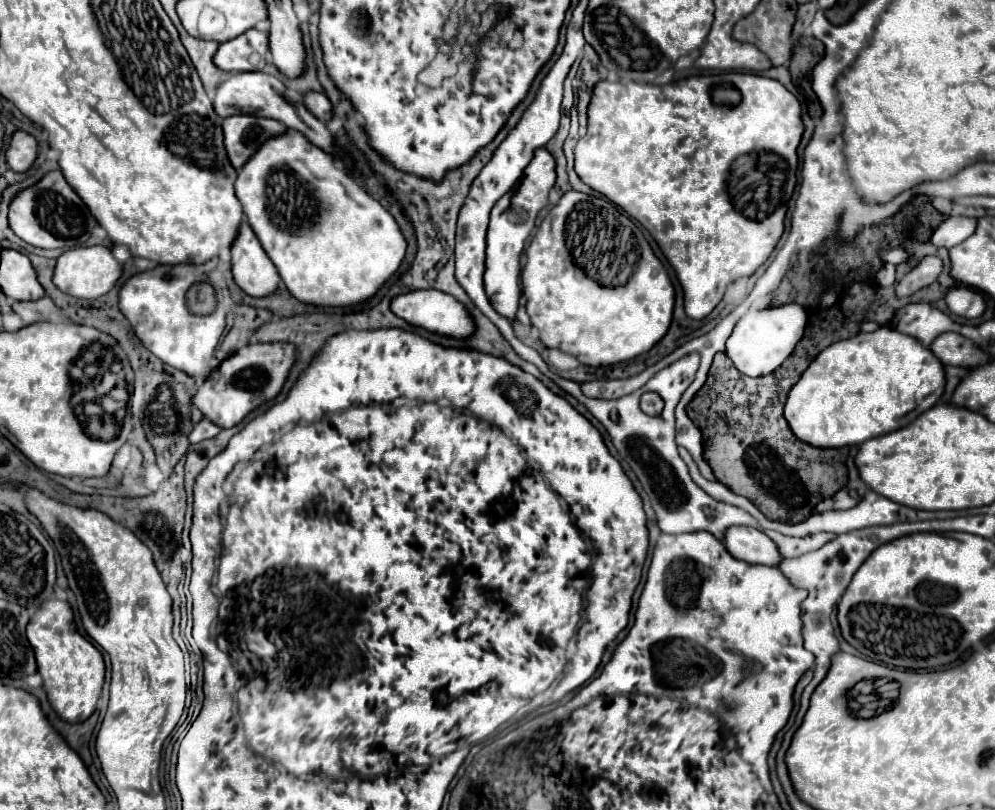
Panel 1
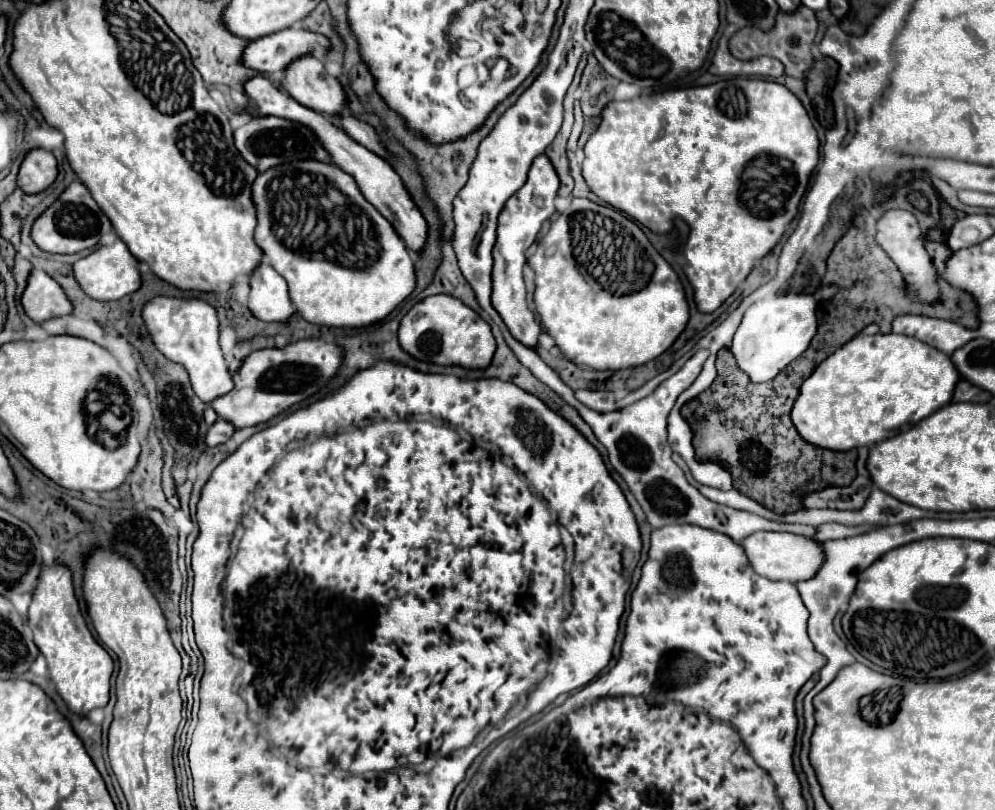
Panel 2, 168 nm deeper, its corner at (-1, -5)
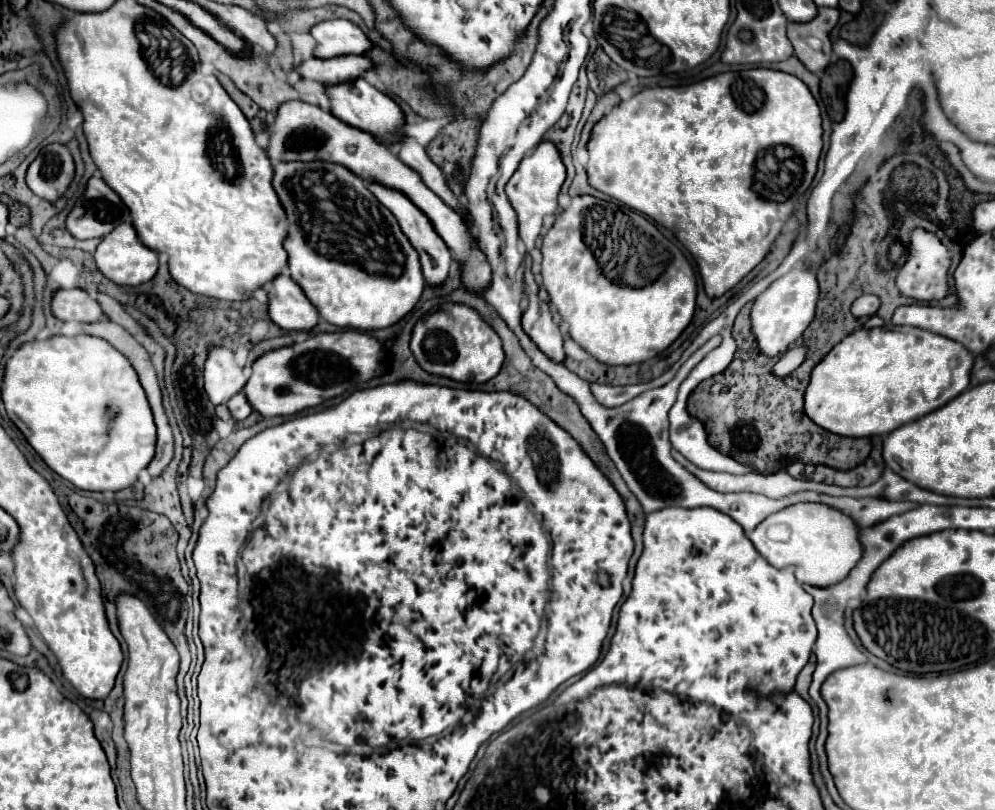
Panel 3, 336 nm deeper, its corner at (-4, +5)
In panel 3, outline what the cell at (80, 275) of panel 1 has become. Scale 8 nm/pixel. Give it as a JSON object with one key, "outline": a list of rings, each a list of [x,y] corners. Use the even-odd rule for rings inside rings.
{"outline":[[[125,222],[101,240],[101,244],[97,246],[97,252],[95,252],[95,262],[97,262],[97,268],[115,284],[139,286],[143,282],[149,282],[155,276],[155,272],[159,268],[159,254],[155,250],[147,248],[145,244],[141,244],[135,226],[131,222]]]}

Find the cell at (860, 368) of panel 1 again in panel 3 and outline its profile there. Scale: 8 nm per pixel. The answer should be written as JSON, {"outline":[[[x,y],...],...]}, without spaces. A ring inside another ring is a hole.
{"outline":[[[893,326],[865,330],[859,328],[837,344],[811,372],[811,382],[805,392],[805,414],[821,428],[849,438],[885,436],[899,426],[919,420],[921,416],[941,408],[945,402],[959,396],[969,386],[973,354],[945,336],[937,336],[923,328]]]}

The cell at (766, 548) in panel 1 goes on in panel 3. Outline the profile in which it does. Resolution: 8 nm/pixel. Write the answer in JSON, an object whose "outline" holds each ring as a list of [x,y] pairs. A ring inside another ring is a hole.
{"outline":[[[801,502],[767,516],[749,534],[749,540],[771,566],[795,566],[795,578],[799,584],[827,588],[829,584],[845,580],[845,576],[849,576],[849,572],[857,566],[857,560],[861,560],[865,548],[859,542],[859,532],[861,528],[849,514],[827,504]]]}

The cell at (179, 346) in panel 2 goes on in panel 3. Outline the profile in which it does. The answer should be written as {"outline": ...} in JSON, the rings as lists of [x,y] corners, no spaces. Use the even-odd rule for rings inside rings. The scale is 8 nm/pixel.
{"outline":[[[213,346],[205,362],[205,392],[209,400],[219,406],[227,404],[231,396],[243,392],[247,384],[247,374],[237,366],[231,350]]]}

